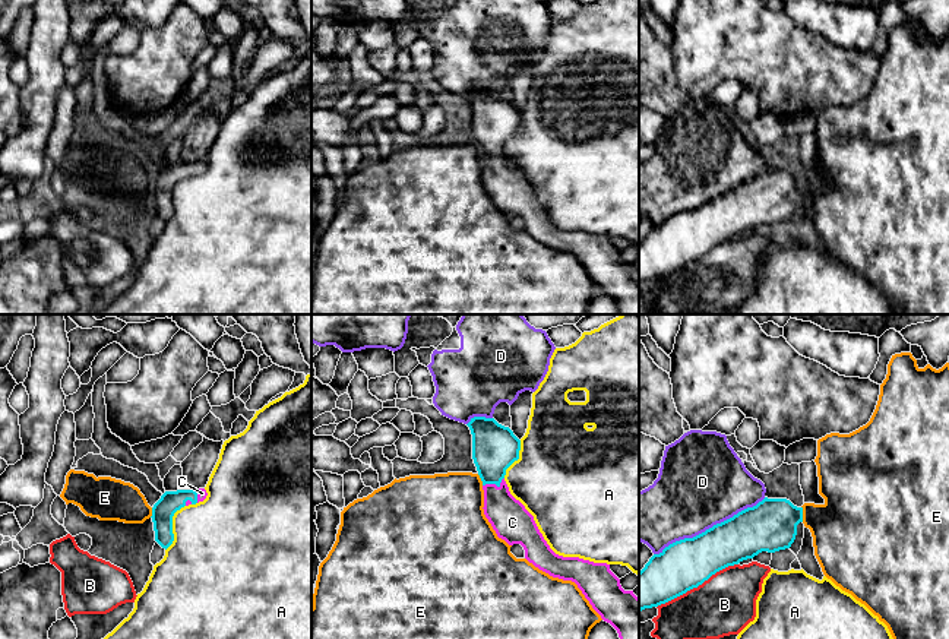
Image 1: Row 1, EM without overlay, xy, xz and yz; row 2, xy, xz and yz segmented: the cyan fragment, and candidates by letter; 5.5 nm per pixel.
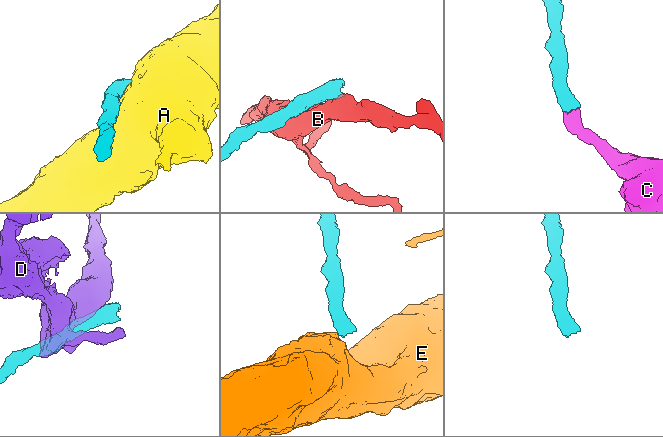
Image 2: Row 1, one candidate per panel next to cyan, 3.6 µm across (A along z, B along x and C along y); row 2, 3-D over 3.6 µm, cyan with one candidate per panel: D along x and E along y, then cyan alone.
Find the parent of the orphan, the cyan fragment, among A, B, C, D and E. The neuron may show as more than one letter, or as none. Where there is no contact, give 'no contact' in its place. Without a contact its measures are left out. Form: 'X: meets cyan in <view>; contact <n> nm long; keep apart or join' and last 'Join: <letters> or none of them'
A: meets cyan in xy; contact 280 nm long; keep apart
B: meets cyan in yz; contact 500 nm long; keep apart
C: meets cyan in xz; contact 130 nm long; join
D: meets cyan in yz; contact 700 nm long; keep apart
E: meets cyan in yz; contact 90 nm long; keep apart
Join: C

